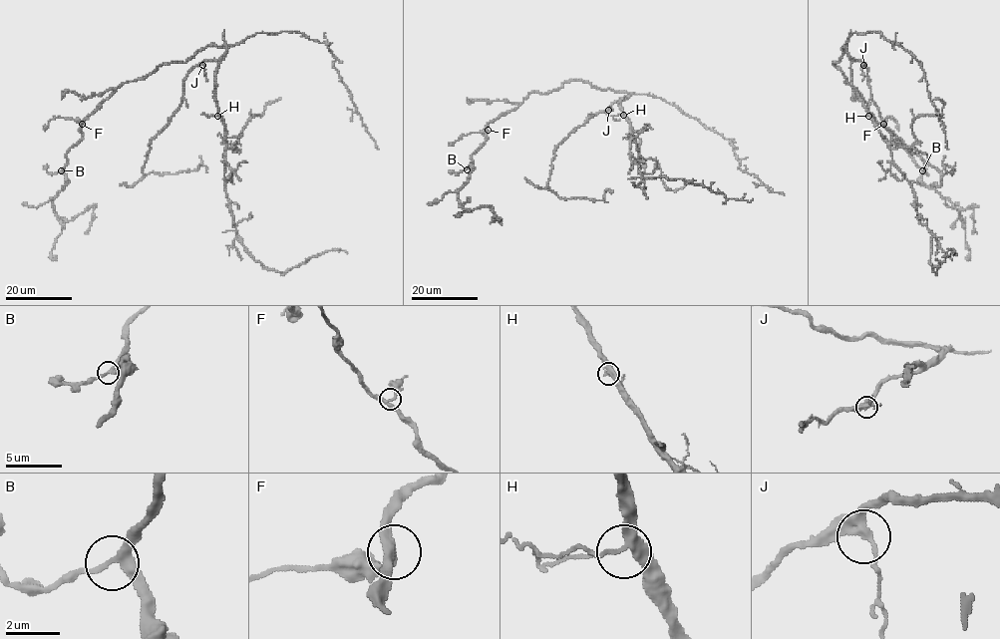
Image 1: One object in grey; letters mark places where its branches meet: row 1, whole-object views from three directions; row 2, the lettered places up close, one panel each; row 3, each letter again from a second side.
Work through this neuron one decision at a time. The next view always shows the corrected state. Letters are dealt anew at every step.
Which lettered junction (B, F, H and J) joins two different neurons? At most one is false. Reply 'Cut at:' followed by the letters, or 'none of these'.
Cut at: none of these

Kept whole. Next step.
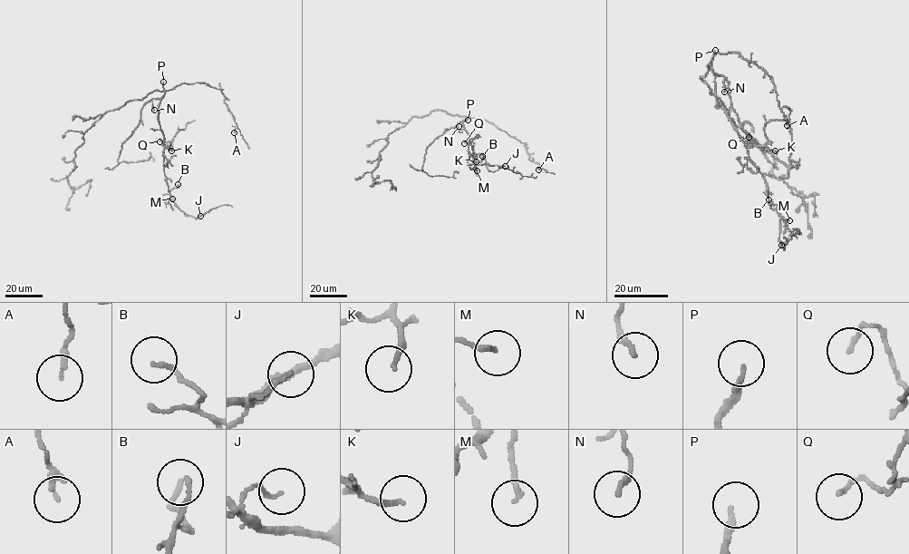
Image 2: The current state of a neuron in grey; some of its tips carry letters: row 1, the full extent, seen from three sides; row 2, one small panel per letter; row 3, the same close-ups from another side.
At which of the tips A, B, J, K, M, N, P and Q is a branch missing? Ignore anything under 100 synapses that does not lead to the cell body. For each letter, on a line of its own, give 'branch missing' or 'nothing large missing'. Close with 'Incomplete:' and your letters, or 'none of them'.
A: nothing large missing
B: nothing large missing
J: nothing large missing
K: nothing large missing
M: nothing large missing
N: nothing large missing
P: branch missing
Q: nothing large missing
Incomplete: P

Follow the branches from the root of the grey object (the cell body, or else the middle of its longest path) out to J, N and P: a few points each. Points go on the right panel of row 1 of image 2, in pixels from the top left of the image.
J: (708, 64), (715, 75), (715, 96), (744, 141), (748, 159), (765, 180), (769, 205), (780, 216), (781, 245)
N: (708, 64), (710, 63), (717, 75), (724, 77), (724, 92)
P: (708, 64), (715, 50)

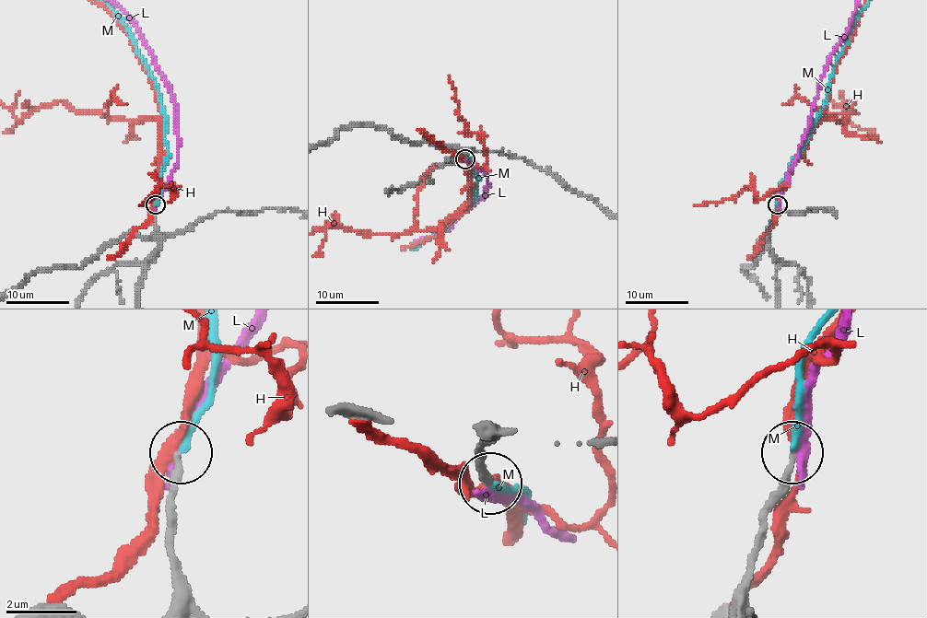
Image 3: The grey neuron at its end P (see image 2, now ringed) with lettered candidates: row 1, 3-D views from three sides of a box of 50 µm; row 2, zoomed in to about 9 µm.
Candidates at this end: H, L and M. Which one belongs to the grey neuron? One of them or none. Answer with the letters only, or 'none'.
M

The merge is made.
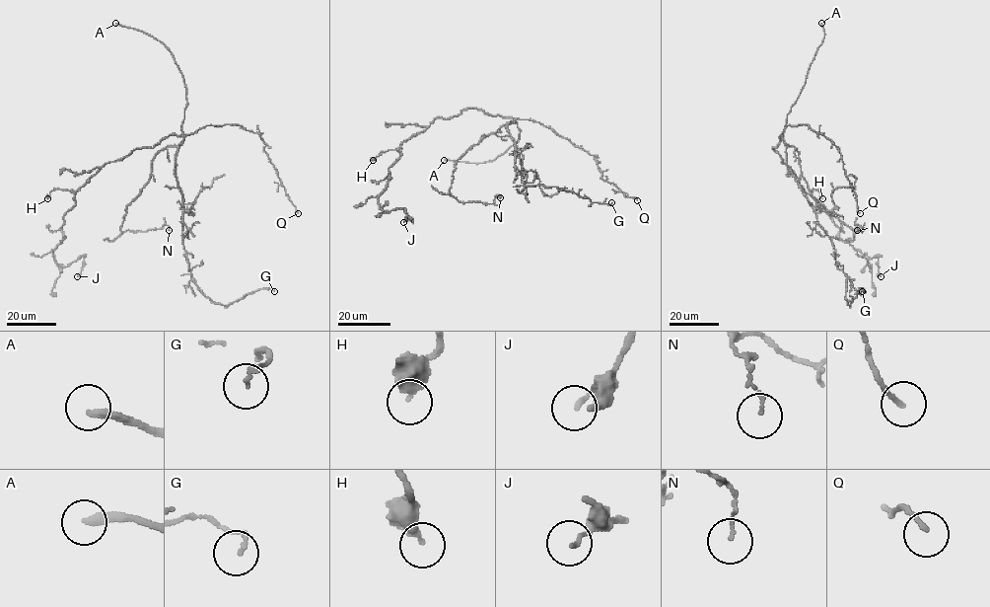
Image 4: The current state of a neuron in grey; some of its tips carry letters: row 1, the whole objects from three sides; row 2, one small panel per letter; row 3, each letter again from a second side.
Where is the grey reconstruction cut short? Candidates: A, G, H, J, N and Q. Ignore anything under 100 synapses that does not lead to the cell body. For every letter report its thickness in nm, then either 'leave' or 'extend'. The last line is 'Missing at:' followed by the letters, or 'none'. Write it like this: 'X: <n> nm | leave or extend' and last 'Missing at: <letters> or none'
A: 280 nm | extend
G: 140 nm | leave
H: 400 nm | leave
J: 140 nm | leave
N: 100 nm | leave
Q: 140 nm | leave
Missing at: A

